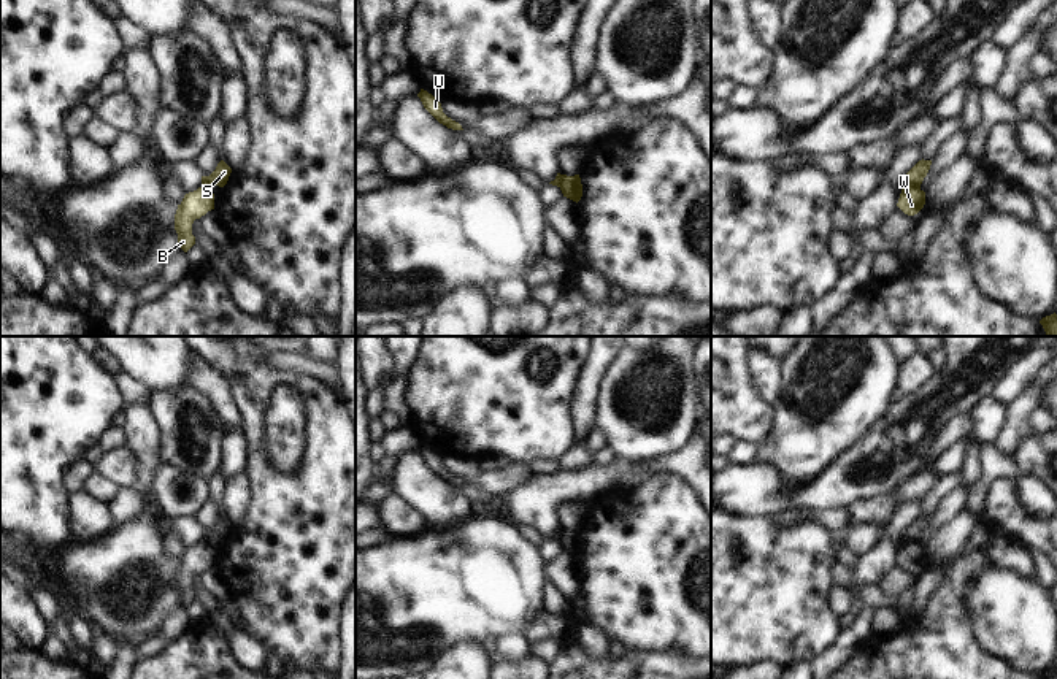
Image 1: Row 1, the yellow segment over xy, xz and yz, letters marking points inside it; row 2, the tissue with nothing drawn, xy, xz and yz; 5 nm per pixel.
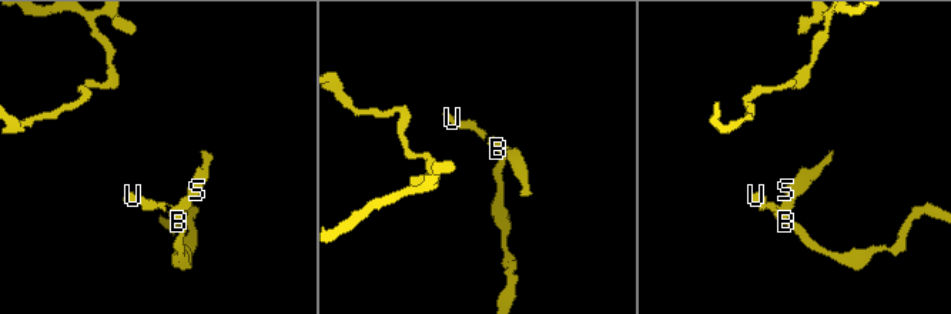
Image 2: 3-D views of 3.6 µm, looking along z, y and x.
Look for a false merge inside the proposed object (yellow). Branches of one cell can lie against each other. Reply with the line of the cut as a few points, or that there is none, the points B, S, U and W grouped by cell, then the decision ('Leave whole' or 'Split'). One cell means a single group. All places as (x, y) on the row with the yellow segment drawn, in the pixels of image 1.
Split along yz (905, 186), (919, 189). Groups: B U W / S. Split

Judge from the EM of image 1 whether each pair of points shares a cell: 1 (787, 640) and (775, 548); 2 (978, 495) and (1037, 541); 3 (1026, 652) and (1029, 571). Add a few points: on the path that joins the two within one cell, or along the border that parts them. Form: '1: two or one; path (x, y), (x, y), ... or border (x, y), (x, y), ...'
1: one; path (784, 617), (775, 608), (775, 570)
2: two; border (1013, 478), (999, 478), (992, 484), (983, 517)
3: two; border (994, 563), (1035, 579)

